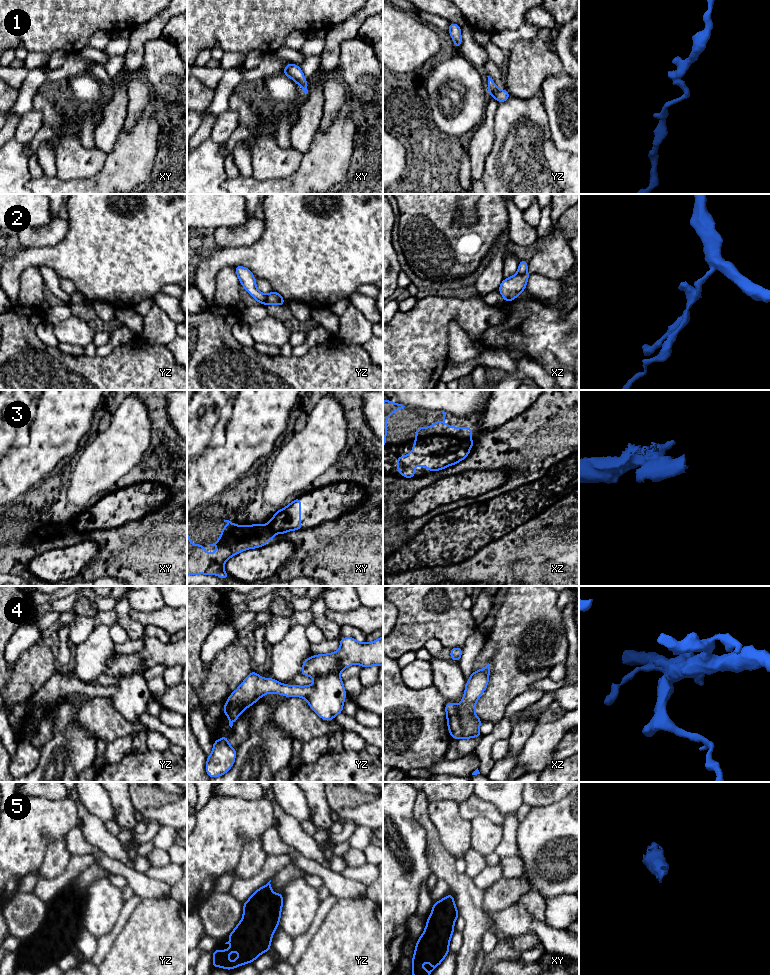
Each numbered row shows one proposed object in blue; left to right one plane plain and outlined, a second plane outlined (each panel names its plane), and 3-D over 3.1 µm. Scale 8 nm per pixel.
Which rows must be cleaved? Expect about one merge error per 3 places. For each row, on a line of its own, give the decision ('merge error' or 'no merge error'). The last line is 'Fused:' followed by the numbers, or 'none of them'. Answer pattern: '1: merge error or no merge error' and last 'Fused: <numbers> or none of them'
1: no merge error
2: merge error
3: no merge error
4: merge error
5: no merge error
Fused: 2, 4

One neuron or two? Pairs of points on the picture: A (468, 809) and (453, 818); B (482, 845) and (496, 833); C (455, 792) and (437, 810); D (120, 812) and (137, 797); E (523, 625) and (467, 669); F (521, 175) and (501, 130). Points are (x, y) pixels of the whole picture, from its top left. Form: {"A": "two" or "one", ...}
{"A": "two", "B": "one", "C": "two", "D": "two", "E": "two", "F": "one"}

